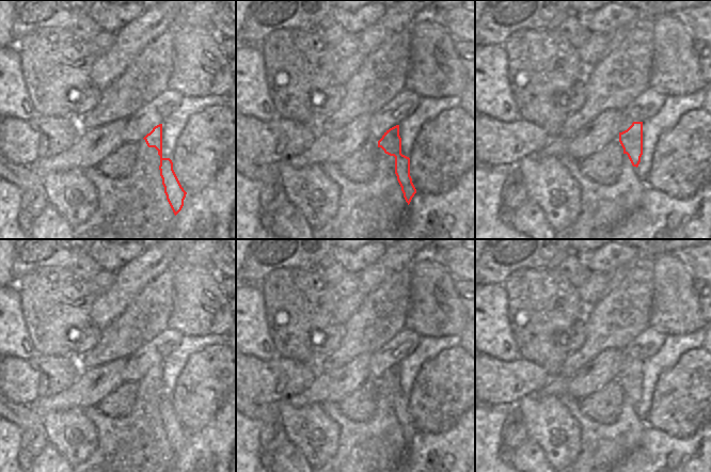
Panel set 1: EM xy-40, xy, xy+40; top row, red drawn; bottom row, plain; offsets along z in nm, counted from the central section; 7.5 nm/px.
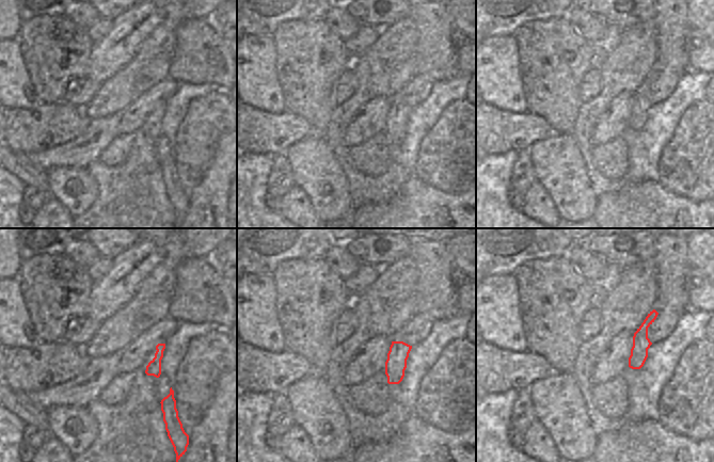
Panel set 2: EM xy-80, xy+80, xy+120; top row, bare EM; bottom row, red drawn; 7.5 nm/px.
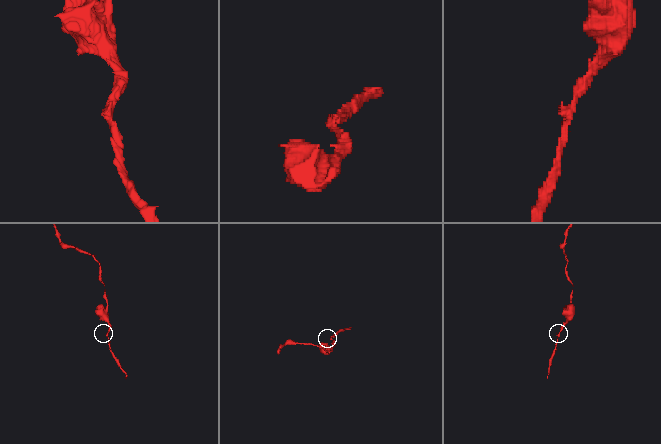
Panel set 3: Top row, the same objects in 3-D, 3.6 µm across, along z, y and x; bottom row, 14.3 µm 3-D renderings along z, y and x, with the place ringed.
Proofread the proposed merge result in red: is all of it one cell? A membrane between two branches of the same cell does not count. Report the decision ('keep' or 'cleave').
keep

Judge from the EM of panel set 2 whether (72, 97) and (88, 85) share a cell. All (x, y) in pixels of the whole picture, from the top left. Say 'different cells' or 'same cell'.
same cell

